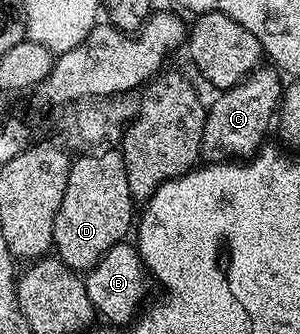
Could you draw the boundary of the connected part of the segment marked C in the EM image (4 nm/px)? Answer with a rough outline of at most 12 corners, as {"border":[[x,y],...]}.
{"border":[[258,66],[208,105],[201,160],[245,162],[273,128],[276,67]]}

